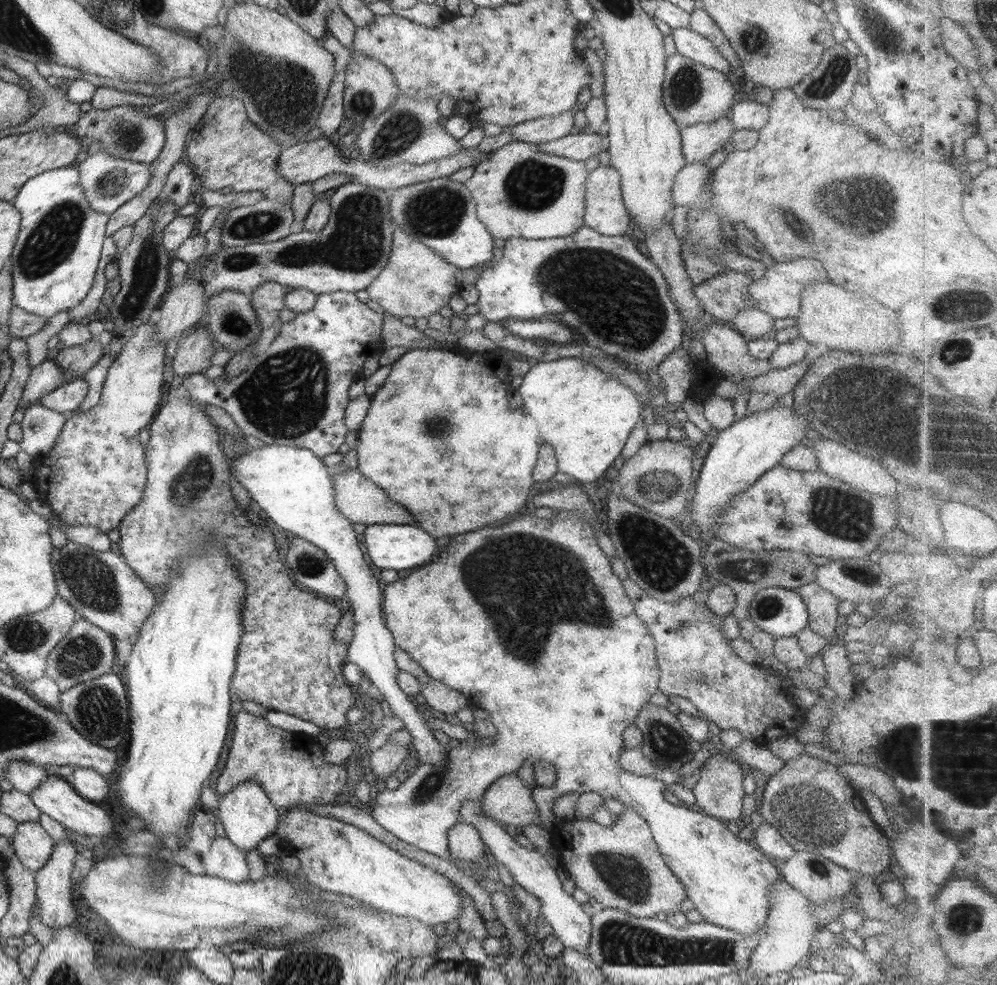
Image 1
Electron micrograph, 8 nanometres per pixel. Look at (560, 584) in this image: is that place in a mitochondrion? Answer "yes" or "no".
yes

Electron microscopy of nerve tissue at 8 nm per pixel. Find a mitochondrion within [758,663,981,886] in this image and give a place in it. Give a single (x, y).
(808, 813)

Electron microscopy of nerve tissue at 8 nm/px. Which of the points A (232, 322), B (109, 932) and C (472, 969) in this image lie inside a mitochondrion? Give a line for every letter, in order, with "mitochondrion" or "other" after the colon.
A: mitochondrion
B: other
C: other

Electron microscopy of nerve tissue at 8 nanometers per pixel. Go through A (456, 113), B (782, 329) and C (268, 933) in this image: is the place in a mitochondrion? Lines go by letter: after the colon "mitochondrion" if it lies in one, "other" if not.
A: other
B: other
C: mitochondrion

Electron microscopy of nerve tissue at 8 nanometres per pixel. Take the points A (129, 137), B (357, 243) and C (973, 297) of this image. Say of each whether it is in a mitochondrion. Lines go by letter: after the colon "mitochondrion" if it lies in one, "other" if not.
A: mitochondrion
B: mitochondrion
C: mitochondrion

